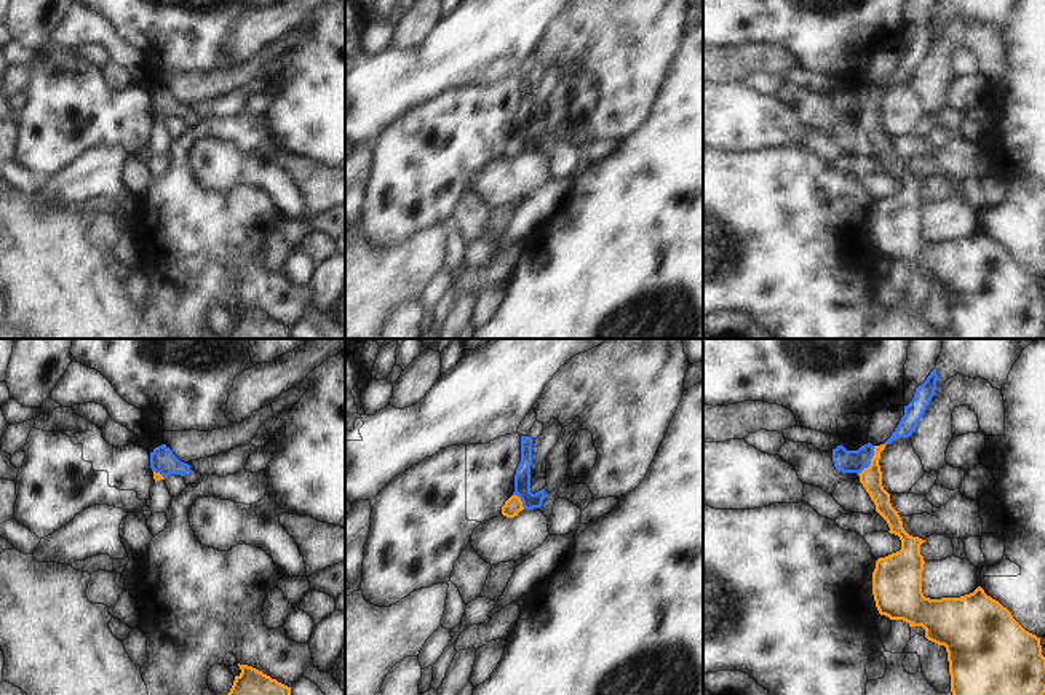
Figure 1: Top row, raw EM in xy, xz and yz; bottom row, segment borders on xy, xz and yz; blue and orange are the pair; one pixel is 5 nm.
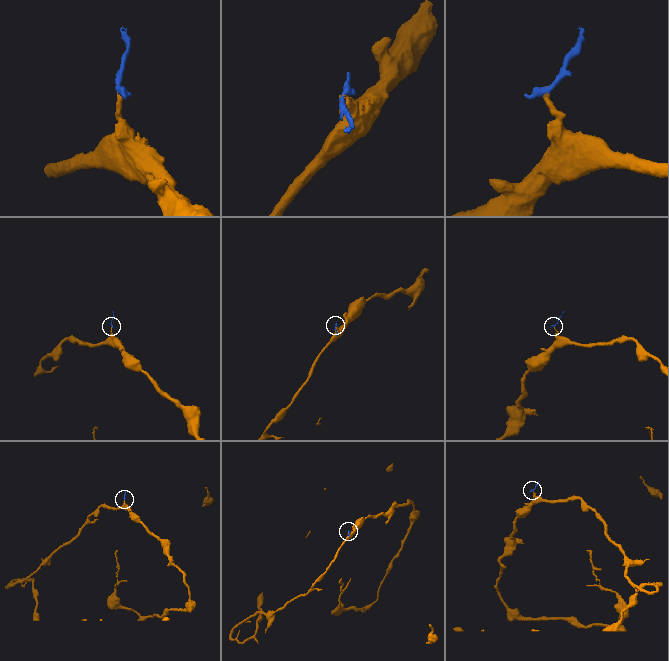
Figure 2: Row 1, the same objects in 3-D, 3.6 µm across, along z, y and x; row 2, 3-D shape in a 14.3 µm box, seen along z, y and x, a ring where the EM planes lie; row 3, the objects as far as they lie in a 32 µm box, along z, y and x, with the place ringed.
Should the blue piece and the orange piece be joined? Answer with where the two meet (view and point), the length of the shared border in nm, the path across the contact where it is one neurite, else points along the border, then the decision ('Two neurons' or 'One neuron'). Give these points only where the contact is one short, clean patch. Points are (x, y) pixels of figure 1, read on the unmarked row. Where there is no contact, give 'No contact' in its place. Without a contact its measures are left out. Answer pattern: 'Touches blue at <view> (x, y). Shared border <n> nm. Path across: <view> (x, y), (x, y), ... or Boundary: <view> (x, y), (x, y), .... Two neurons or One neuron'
Touches blue at yz (870, 103). Shared border 170 nm. Path across: yz (844, 103), (870, 103), (871, 120). One neuron.

